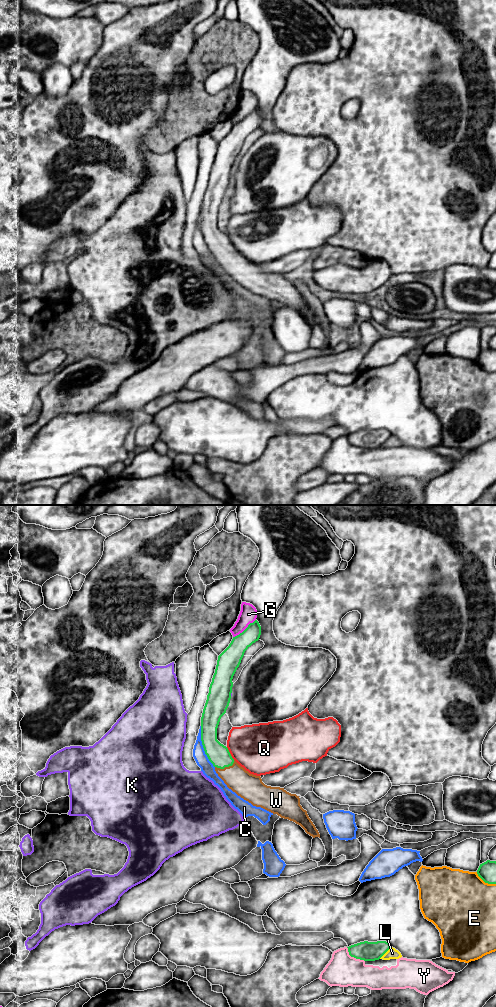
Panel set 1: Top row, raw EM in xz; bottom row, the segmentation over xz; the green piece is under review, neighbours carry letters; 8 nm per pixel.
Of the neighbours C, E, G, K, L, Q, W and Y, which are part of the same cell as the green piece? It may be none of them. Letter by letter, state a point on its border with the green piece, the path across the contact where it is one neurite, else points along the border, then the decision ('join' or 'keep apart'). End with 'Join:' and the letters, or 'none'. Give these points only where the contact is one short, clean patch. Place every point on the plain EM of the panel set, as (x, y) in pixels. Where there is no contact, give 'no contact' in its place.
C: contact xz (203, 235); keep apart
E: contact xz (485, 370); keep apart
G: contact xz (245, 117); keep apart
K: contact xz (230, 182); keep apart
L: contact xz (385, 440); keep apart
Q: contact xz (229, 241); keep apart
W: contact xz (225, 254); join
Y: contact xz (353, 444); keep apart
Join: W

